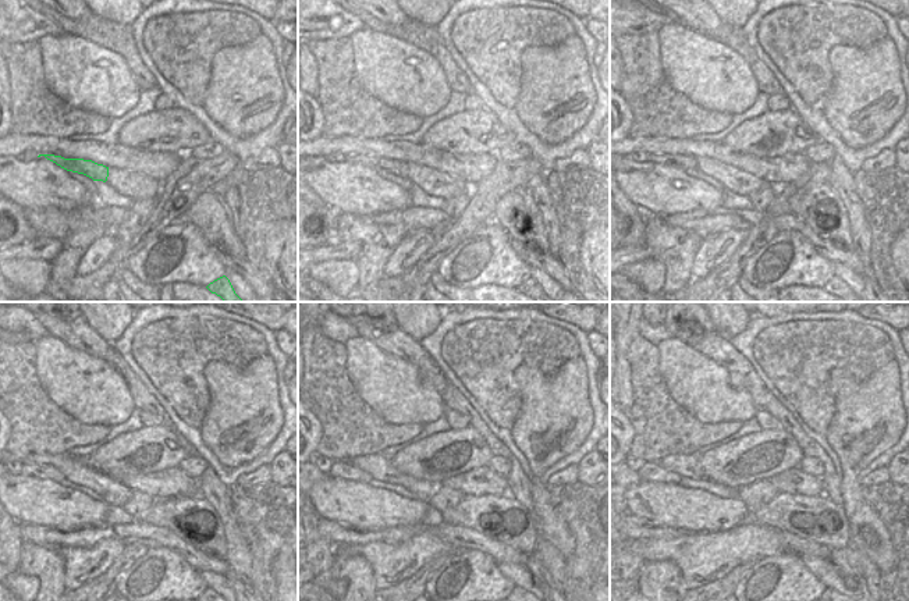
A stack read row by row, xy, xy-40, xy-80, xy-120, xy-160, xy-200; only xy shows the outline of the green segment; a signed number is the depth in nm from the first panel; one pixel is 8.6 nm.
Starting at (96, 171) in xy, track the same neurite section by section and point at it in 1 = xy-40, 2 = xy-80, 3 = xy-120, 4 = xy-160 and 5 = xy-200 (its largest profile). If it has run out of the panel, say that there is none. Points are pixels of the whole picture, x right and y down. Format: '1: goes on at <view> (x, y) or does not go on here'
1: goes on at xy-40 (372, 162)
2: goes on at xy-80 (681, 162)
3: goes on at xy-120 (31, 470)
4: goes on at xy-160 (341, 469)
5: goes on at xy-200 (652, 472)

